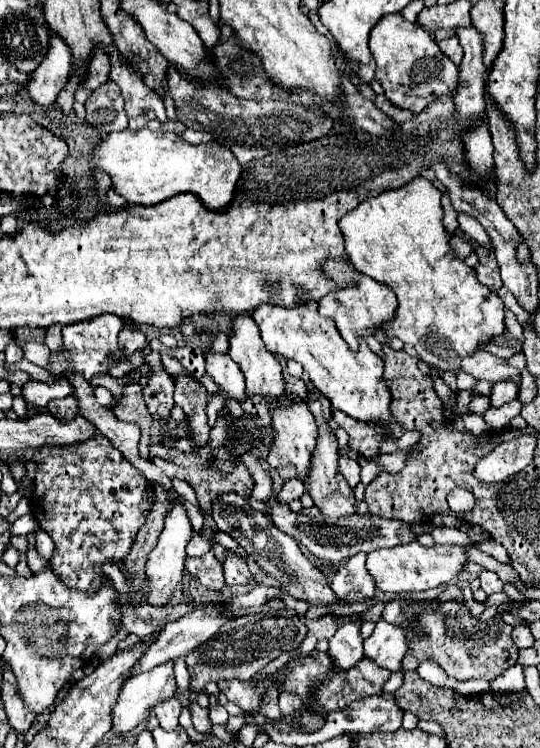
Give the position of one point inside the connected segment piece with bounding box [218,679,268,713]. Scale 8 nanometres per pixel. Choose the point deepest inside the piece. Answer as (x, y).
(242, 693)

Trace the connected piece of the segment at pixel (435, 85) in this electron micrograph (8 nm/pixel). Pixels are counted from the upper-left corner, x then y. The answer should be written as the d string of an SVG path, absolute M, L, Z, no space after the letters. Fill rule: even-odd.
M400 13L386 15L370 31L370 51L376 61L374 79L384 87L386 99L412 113L422 111L434 99L452 93L458 87L460 71L446 55L436 47L428 31L416 23L408 23Z

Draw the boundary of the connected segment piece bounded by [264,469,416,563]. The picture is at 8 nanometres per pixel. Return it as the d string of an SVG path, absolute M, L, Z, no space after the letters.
M271 471L273 494L268 501L264 501L266 505L272 507L272 521L280 531L286 531L290 537L294 537L302 547L306 547L312 555L316 555L318 559L330 561L330 563L340 563L346 561L350 557L354 557L356 553L370 553L382 547L396 547L402 543L410 543L416 539L416 535L410 531L410 527L404 521L396 521L396 519L384 519L384 517L376 517L376 515L352 515L350 519L326 519L316 507L310 509L310 515L300 511L300 513L292 513L288 509L288 505L282 505L276 501L276 493L280 491L284 481L278 475L277 471Z

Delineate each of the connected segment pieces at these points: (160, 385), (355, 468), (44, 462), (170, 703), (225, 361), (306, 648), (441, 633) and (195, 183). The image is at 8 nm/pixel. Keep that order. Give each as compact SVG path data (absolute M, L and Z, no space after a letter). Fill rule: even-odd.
M150 351L144 357L144 361L150 363L150 367L154 369L148 385L142 389L146 407L154 419L166 423L166 419L170 419L170 409L174 405L174 399L172 399L174 379L164 371L158 351Z
M340 457L340 475L348 481L348 485L354 489L360 483L360 465L350 457Z
M96 435L86 443L76 443L70 447L44 447L32 457L38 463L38 473L32 487L32 513L38 525L52 535L56 545L52 567L54 573L68 585L80 591L96 591L104 583L104 573L100 565L118 557L126 559L130 553L130 545L136 539L138 529L144 525L148 515L148 499L152 489L142 473L122 457L122 453L106 439L104 435Z
M168 699L154 708L154 713L156 713L158 721L160 721L160 727L164 731L174 731L178 727L180 711L182 711L182 705L180 705L178 699Z
M206 355L206 373L214 377L214 383L218 385L216 393L222 395L224 401L246 401L244 375L228 355Z
M324 615L320 619L312 619L312 621L306 621L308 625L308 635L306 639L300 643L300 647L296 651L292 651L292 659L296 657L302 657L302 655L308 655L314 651L314 645L320 641L320 639L330 639L334 633L336 633L336 619L332 615Z
M392 599L386 607L384 607L384 613L382 617L388 621L388 623L394 623L396 625L396 611L406 611L406 619L416 619L414 625L408 625L408 621L404 621L406 629L408 629L408 653L404 655L404 661L402 661L402 669L404 671L414 671L424 659L432 659L436 661L446 673L448 677L454 677L458 681L466 681L466 679L486 679L486 681L494 681L498 675L502 675L508 667L516 665L516 659L518 659L518 649L510 637L512 633L512 625L508 625L506 621L480 621L476 617L472 617L470 609L462 603L456 603L456 601L448 601L448 603L438 603L434 607L420 607L416 605L418 599Z
M136 131L110 133L94 149L94 165L112 177L114 189L134 205L162 203L180 193L196 195L210 211L226 211L234 199L242 167L238 159L220 143L190 145L170 131Z

